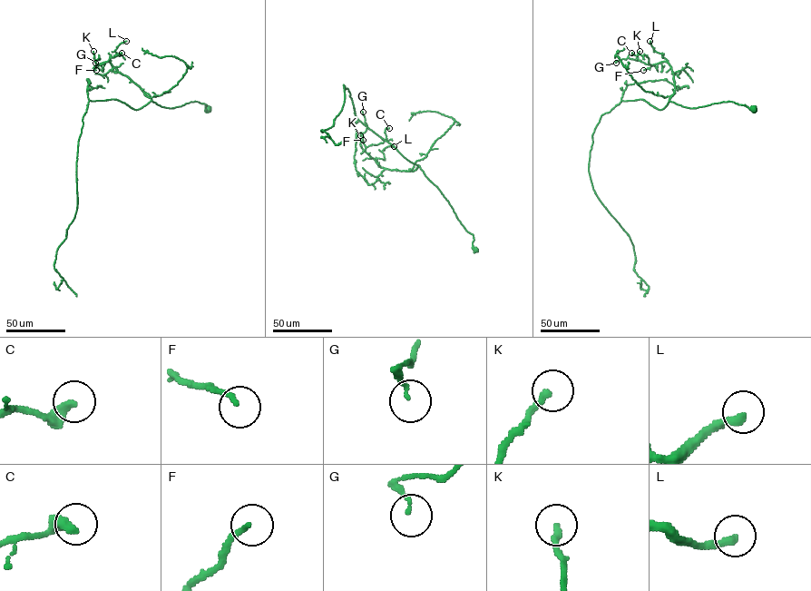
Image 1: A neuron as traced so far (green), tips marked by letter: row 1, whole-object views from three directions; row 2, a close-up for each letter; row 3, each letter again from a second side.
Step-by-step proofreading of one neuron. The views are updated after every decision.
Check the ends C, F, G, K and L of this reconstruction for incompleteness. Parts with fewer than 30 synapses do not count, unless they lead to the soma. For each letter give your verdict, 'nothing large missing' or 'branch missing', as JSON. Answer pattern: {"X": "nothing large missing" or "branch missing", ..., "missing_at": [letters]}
{"C": "nothing large missing", "F": "nothing large missing", "G": "nothing large missing", "K": "nothing large missing", "L": "nothing large missing", "missing_at": []}

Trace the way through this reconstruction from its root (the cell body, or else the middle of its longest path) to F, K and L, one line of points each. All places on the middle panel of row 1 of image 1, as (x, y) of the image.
F: (475, 250), (473, 244), (473, 235), (418, 165), (413, 171), (381, 168), (361, 147), (363, 140)
K: (475, 250), (473, 244), (473, 235), (418, 165), (413, 171), (381, 168), (366, 152), (361, 133), (360, 135)
L: (475, 250), (473, 235), (418, 165), (399, 171), (377, 163), (377, 158), (385, 160), (382, 151), (394, 146)

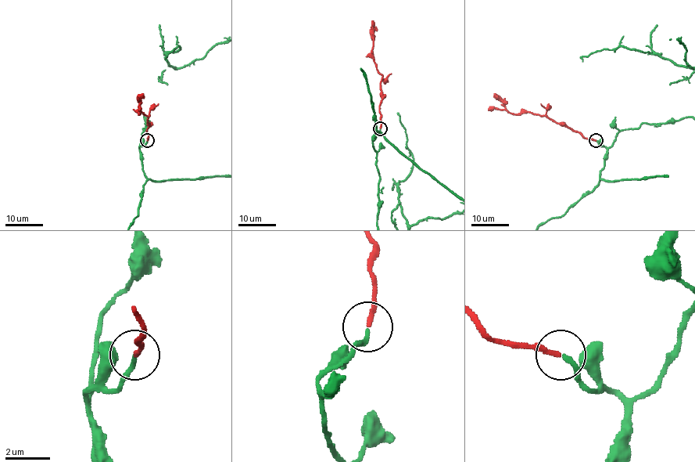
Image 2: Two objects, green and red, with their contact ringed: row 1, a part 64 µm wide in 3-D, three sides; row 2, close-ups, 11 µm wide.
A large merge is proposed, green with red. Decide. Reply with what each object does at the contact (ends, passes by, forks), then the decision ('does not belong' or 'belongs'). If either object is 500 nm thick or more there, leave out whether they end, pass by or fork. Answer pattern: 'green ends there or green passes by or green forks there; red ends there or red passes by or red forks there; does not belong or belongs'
green ends there; red ends there; belongs

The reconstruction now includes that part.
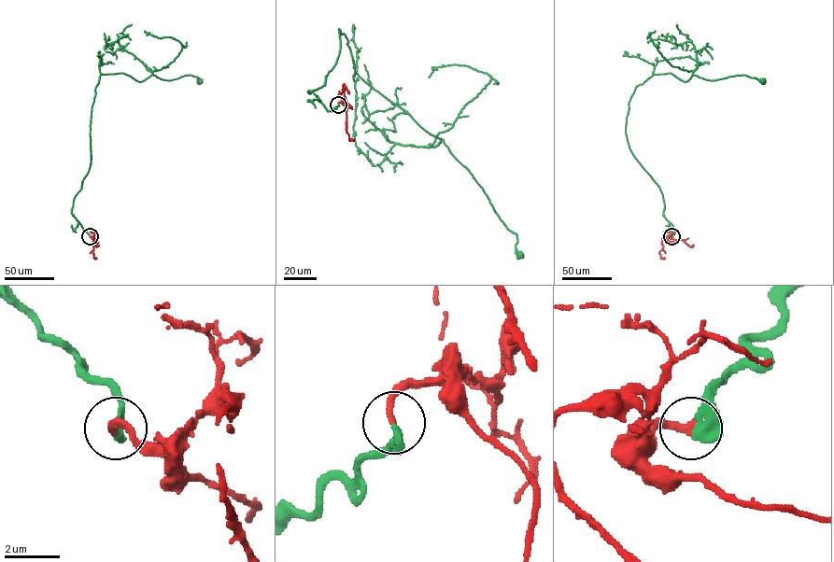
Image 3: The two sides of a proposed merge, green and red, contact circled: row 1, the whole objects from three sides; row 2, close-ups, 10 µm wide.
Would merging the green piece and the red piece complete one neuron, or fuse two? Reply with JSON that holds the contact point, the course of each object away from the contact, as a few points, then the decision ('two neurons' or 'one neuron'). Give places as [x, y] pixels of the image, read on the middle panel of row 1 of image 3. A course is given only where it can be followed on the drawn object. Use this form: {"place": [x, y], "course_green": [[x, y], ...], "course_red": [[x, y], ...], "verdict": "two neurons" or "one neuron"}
{"place": [338, 105], "course_green": [[338, 105], [328, 111], [308, 91], [336, 63], [339, 28], [355, 72], [442, 139], [520, 255]], "course_red": [[338, 105], [345, 101], [344, 84], [349, 93]], "verdict": "one neuron"}

